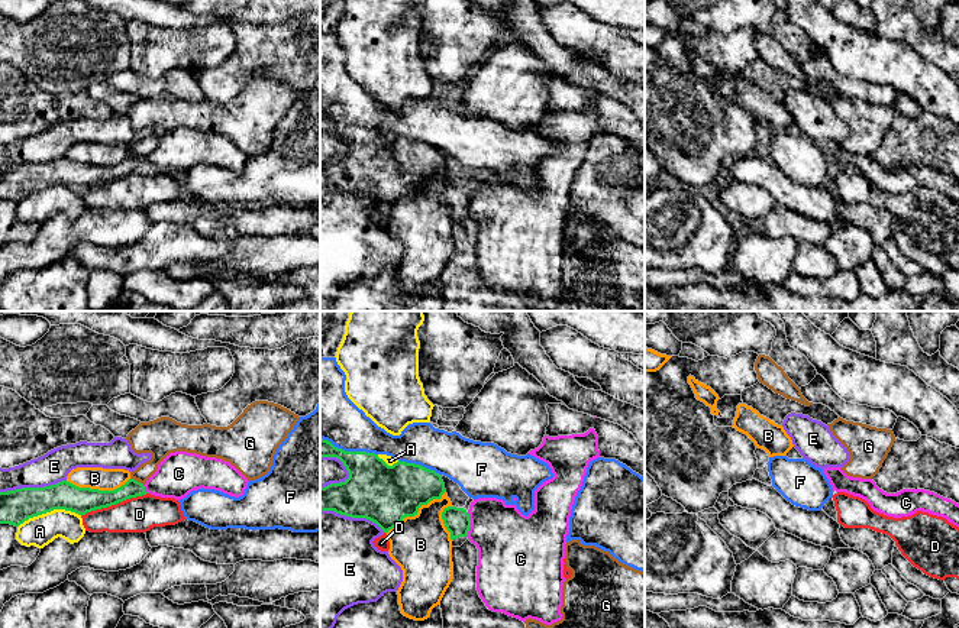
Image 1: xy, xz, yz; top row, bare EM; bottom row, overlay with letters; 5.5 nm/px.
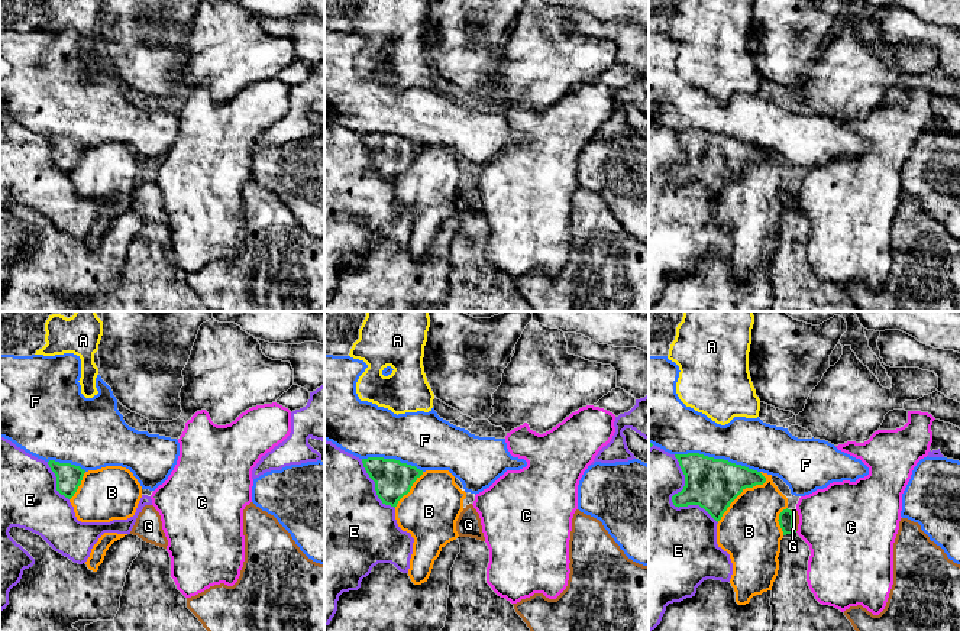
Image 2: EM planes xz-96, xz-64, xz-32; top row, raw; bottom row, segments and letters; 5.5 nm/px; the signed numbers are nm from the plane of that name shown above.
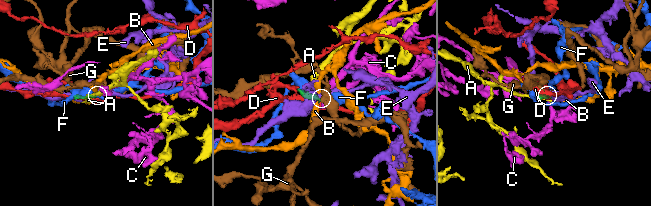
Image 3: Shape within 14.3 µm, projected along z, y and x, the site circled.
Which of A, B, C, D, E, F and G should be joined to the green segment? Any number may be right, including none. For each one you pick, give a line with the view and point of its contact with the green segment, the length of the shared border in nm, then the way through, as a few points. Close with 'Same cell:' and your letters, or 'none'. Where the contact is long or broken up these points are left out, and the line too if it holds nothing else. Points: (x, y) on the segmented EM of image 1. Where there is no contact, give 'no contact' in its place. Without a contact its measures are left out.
Same cell: none

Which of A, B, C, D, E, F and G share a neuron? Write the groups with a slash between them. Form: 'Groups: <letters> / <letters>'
Groups: A / B / C / D / E / F / G

